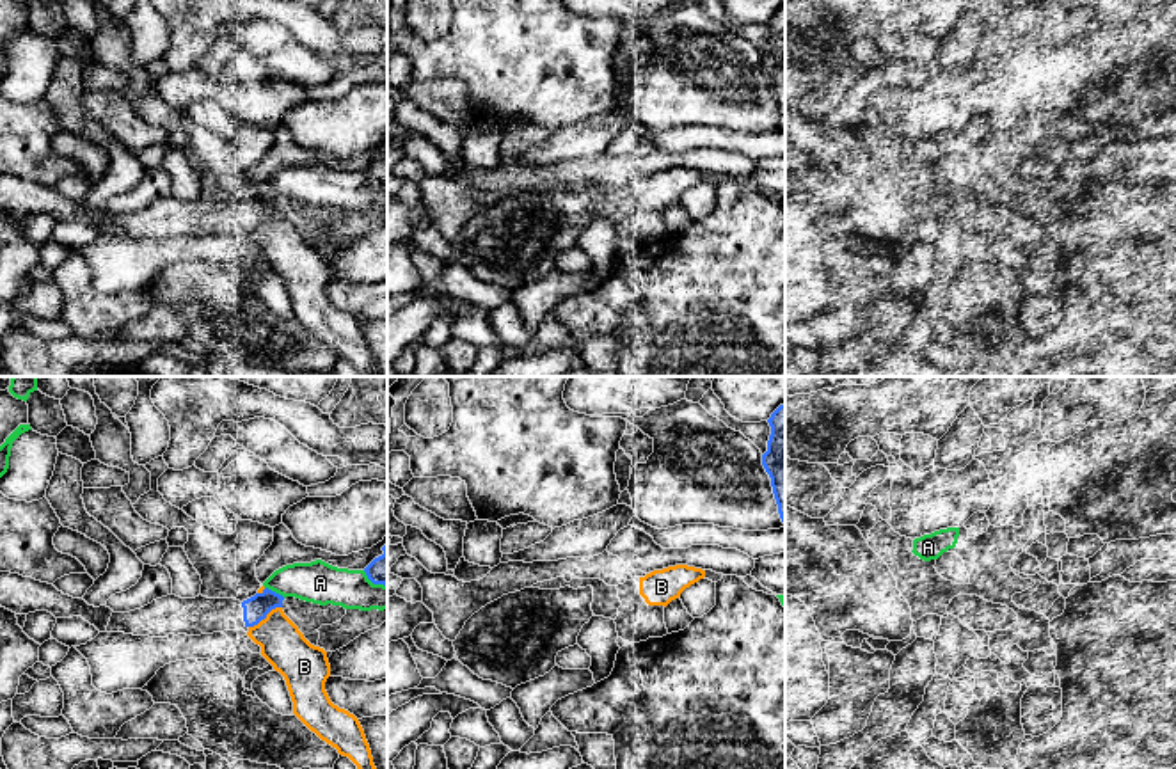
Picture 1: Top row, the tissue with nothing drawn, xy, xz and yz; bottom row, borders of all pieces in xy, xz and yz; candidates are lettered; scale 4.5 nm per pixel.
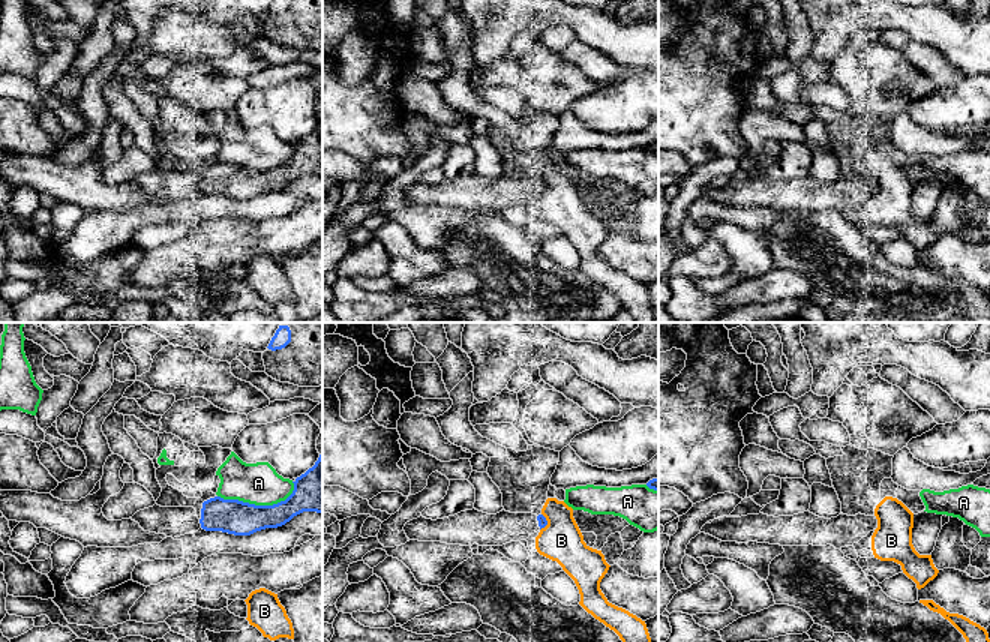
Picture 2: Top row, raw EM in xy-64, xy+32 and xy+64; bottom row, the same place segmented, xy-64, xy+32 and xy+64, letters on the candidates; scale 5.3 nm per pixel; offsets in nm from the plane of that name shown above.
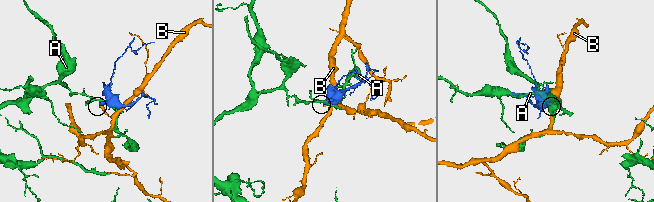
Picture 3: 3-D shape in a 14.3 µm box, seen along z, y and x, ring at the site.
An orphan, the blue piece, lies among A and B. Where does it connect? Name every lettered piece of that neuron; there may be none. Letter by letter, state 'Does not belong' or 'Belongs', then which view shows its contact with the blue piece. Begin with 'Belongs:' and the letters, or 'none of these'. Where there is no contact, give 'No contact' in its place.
Belongs: none of these
A: Does not belong. Touches blue in xy
B: Does not belong. Touches blue in xy

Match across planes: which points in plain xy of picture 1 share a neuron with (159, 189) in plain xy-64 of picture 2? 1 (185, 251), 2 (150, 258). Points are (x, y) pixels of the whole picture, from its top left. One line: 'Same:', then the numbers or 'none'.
Same: none

